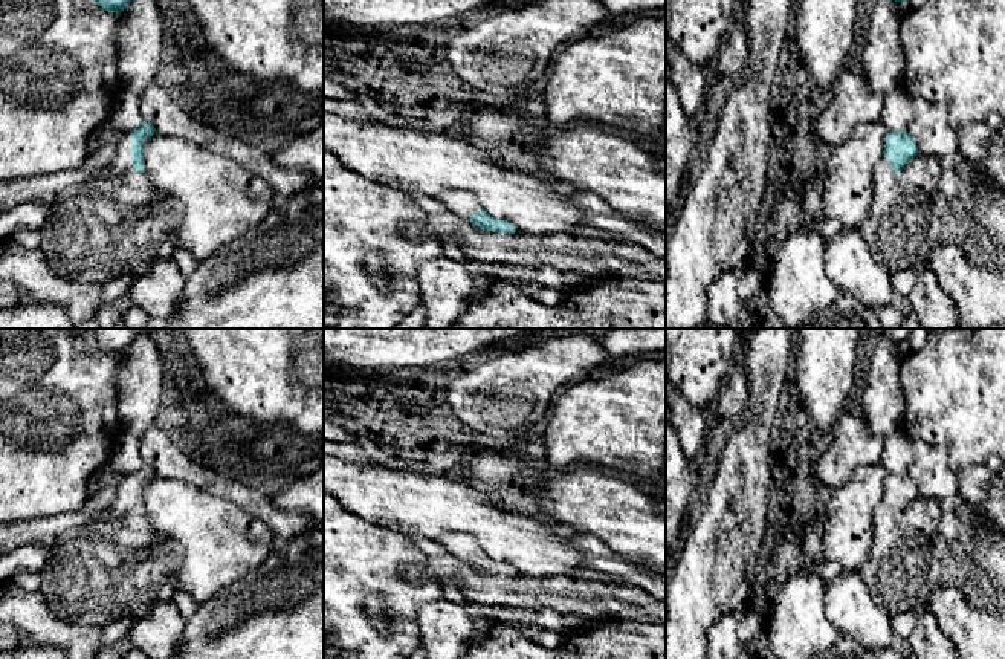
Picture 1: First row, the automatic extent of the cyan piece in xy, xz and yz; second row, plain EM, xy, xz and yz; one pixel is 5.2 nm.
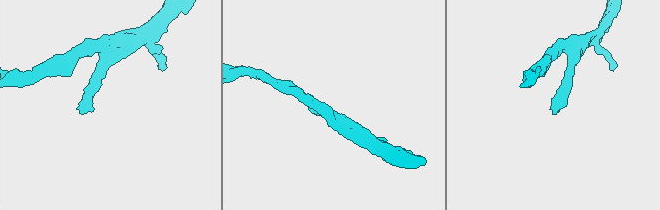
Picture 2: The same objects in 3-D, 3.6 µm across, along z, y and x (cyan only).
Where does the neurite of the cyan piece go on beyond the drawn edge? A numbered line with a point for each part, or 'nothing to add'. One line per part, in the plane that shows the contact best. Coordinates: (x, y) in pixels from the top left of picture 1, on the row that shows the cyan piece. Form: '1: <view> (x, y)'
1: xy (116, 225)

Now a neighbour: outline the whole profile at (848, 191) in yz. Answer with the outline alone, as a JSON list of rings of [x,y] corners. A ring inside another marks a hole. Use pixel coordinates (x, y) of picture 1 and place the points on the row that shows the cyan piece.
[[[881,122],[857,125],[842,144],[831,147],[825,167],[823,214],[848,229],[858,229],[874,199],[875,165],[883,159],[887,127]]]

